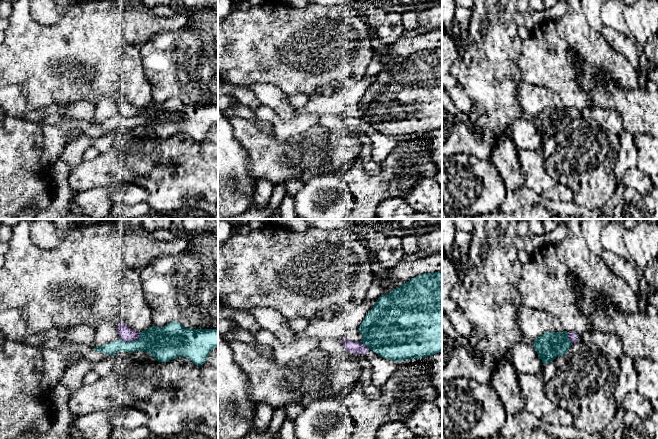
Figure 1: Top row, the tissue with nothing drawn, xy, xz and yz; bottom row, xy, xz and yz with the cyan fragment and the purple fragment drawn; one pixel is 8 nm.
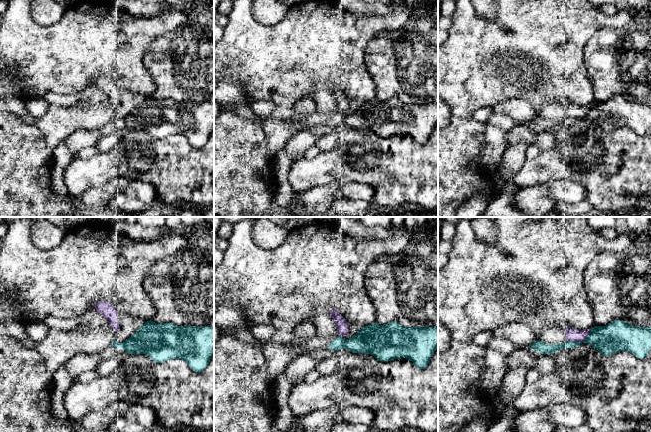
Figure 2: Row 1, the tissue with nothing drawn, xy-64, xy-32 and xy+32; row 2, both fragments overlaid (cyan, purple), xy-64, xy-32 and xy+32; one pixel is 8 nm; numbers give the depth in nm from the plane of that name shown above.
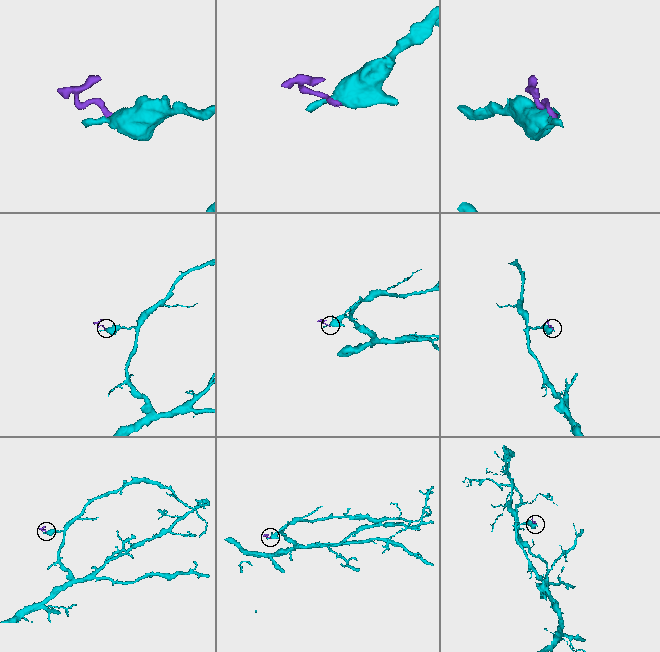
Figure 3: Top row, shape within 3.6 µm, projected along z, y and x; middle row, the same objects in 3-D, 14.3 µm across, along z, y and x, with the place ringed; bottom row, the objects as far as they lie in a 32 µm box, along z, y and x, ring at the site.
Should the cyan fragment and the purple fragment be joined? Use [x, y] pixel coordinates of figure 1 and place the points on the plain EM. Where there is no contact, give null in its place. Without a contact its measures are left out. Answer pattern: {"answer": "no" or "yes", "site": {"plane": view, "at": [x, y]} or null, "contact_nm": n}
{"answer": "no", "site": {"plane": "xy", "at": [132, 117]}, "contact_nm": 180}

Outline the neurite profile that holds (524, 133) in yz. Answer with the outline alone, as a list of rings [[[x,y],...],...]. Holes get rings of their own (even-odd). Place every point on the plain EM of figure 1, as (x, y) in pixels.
[[[518,119],[512,123],[511,139],[518,148],[540,151],[543,139],[532,121]]]

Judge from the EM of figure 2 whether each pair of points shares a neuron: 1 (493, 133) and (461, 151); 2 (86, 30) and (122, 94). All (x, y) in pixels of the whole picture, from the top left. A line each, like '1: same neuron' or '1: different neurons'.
1: different neurons
2: different neurons

